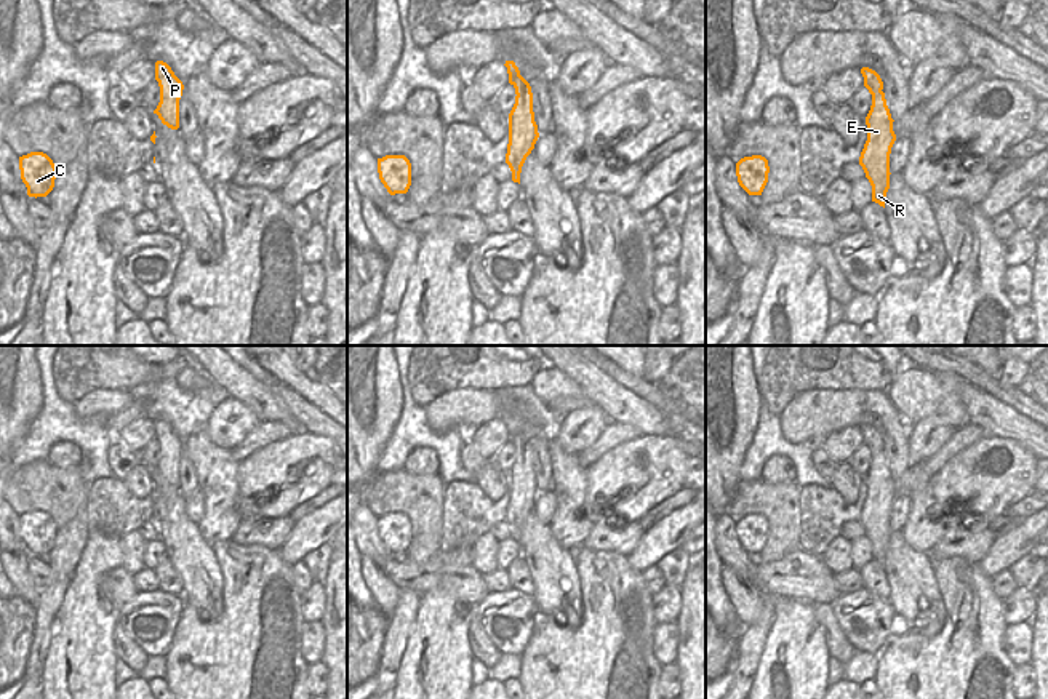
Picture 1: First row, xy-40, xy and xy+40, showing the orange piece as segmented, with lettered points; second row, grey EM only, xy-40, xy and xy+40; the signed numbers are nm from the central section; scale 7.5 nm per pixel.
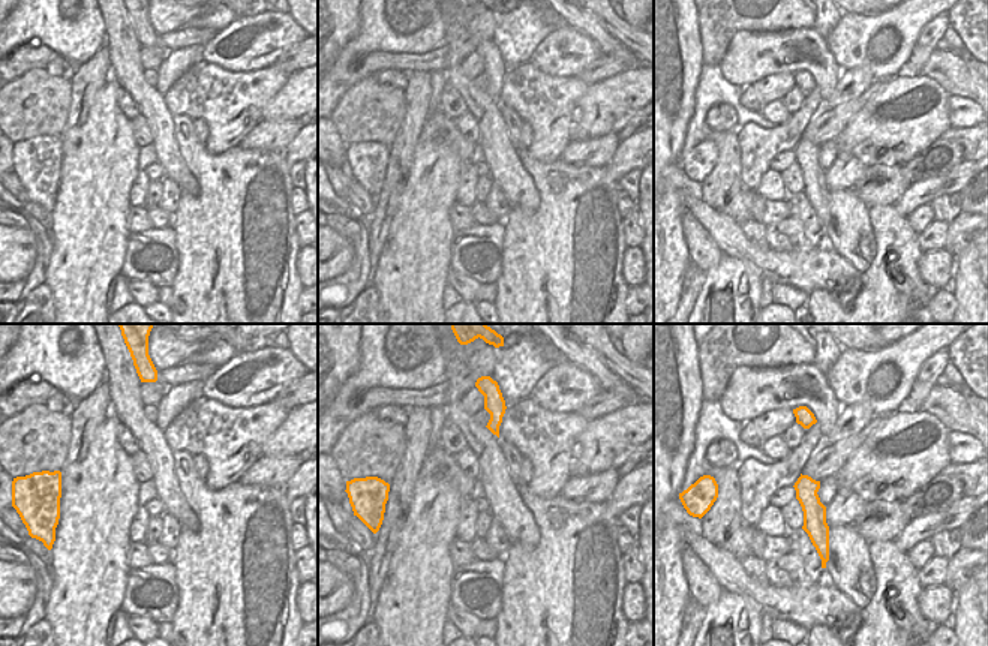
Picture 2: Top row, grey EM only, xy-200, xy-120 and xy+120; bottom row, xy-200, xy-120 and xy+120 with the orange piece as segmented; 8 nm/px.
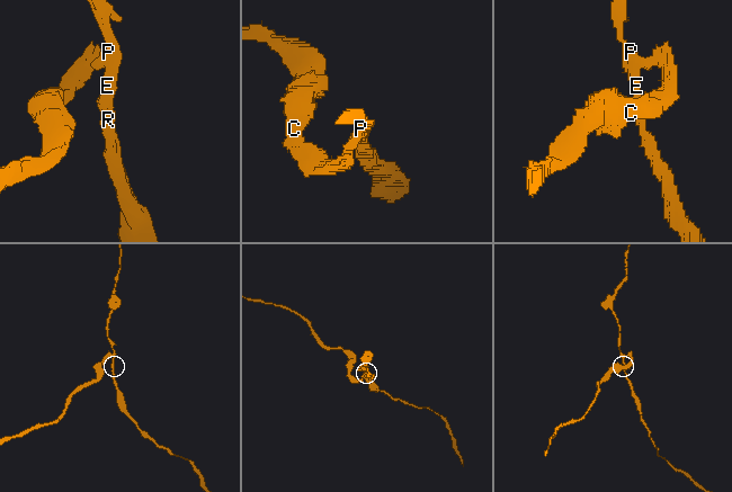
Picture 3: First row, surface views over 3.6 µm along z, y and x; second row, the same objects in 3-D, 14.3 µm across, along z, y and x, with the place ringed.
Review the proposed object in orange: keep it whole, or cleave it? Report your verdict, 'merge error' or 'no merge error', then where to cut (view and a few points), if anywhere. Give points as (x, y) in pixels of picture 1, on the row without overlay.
merge error; cut xy (519, 432), (520, 450), (517, 453)

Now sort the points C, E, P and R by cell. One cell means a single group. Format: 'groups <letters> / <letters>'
groups C / E P R

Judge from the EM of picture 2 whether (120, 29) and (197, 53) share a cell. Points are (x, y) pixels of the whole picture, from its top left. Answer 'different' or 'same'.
different

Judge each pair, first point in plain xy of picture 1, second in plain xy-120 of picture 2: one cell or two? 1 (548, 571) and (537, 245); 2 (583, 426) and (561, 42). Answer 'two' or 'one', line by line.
1: two
2: one

